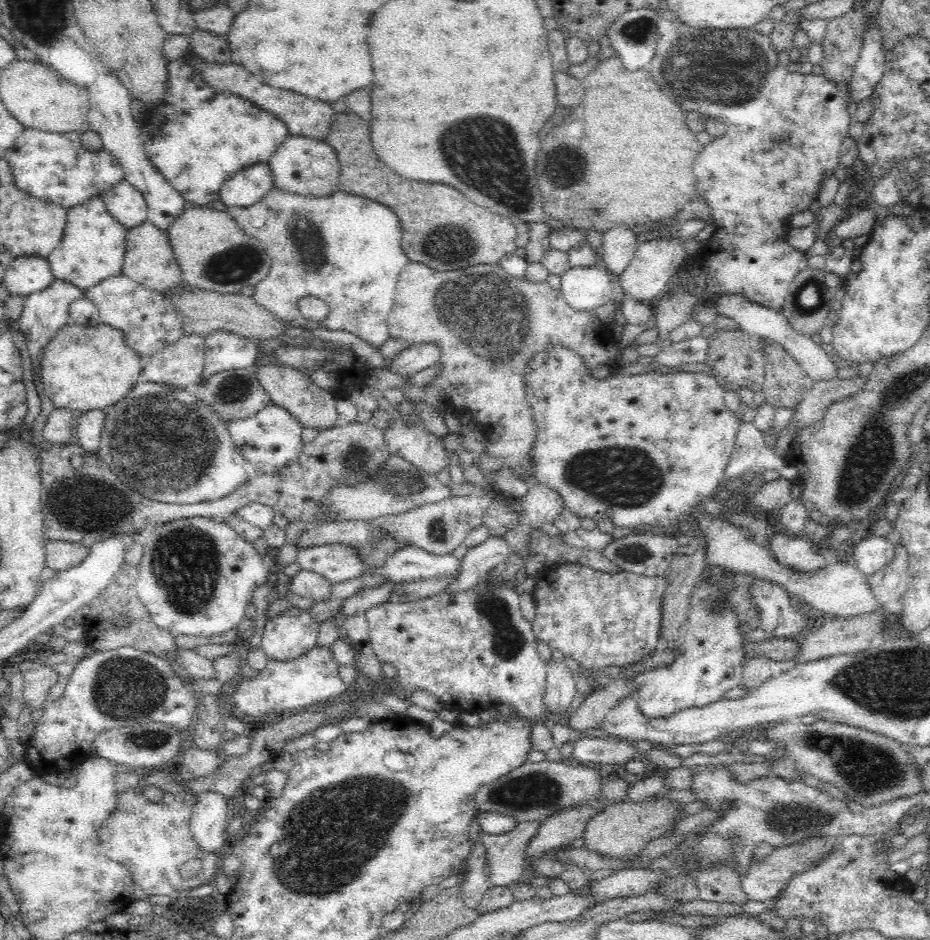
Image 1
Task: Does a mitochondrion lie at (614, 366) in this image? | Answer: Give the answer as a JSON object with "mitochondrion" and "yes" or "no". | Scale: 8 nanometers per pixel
{"mitochondrion":"no"}

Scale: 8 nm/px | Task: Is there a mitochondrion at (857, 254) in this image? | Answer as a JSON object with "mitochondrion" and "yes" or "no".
{"mitochondrion":"no"}

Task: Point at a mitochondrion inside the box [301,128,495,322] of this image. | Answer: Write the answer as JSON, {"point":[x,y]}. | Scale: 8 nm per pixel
{"point":[457,239]}

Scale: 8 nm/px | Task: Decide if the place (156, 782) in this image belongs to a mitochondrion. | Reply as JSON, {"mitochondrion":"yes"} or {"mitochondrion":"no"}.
{"mitochondrion":"no"}

